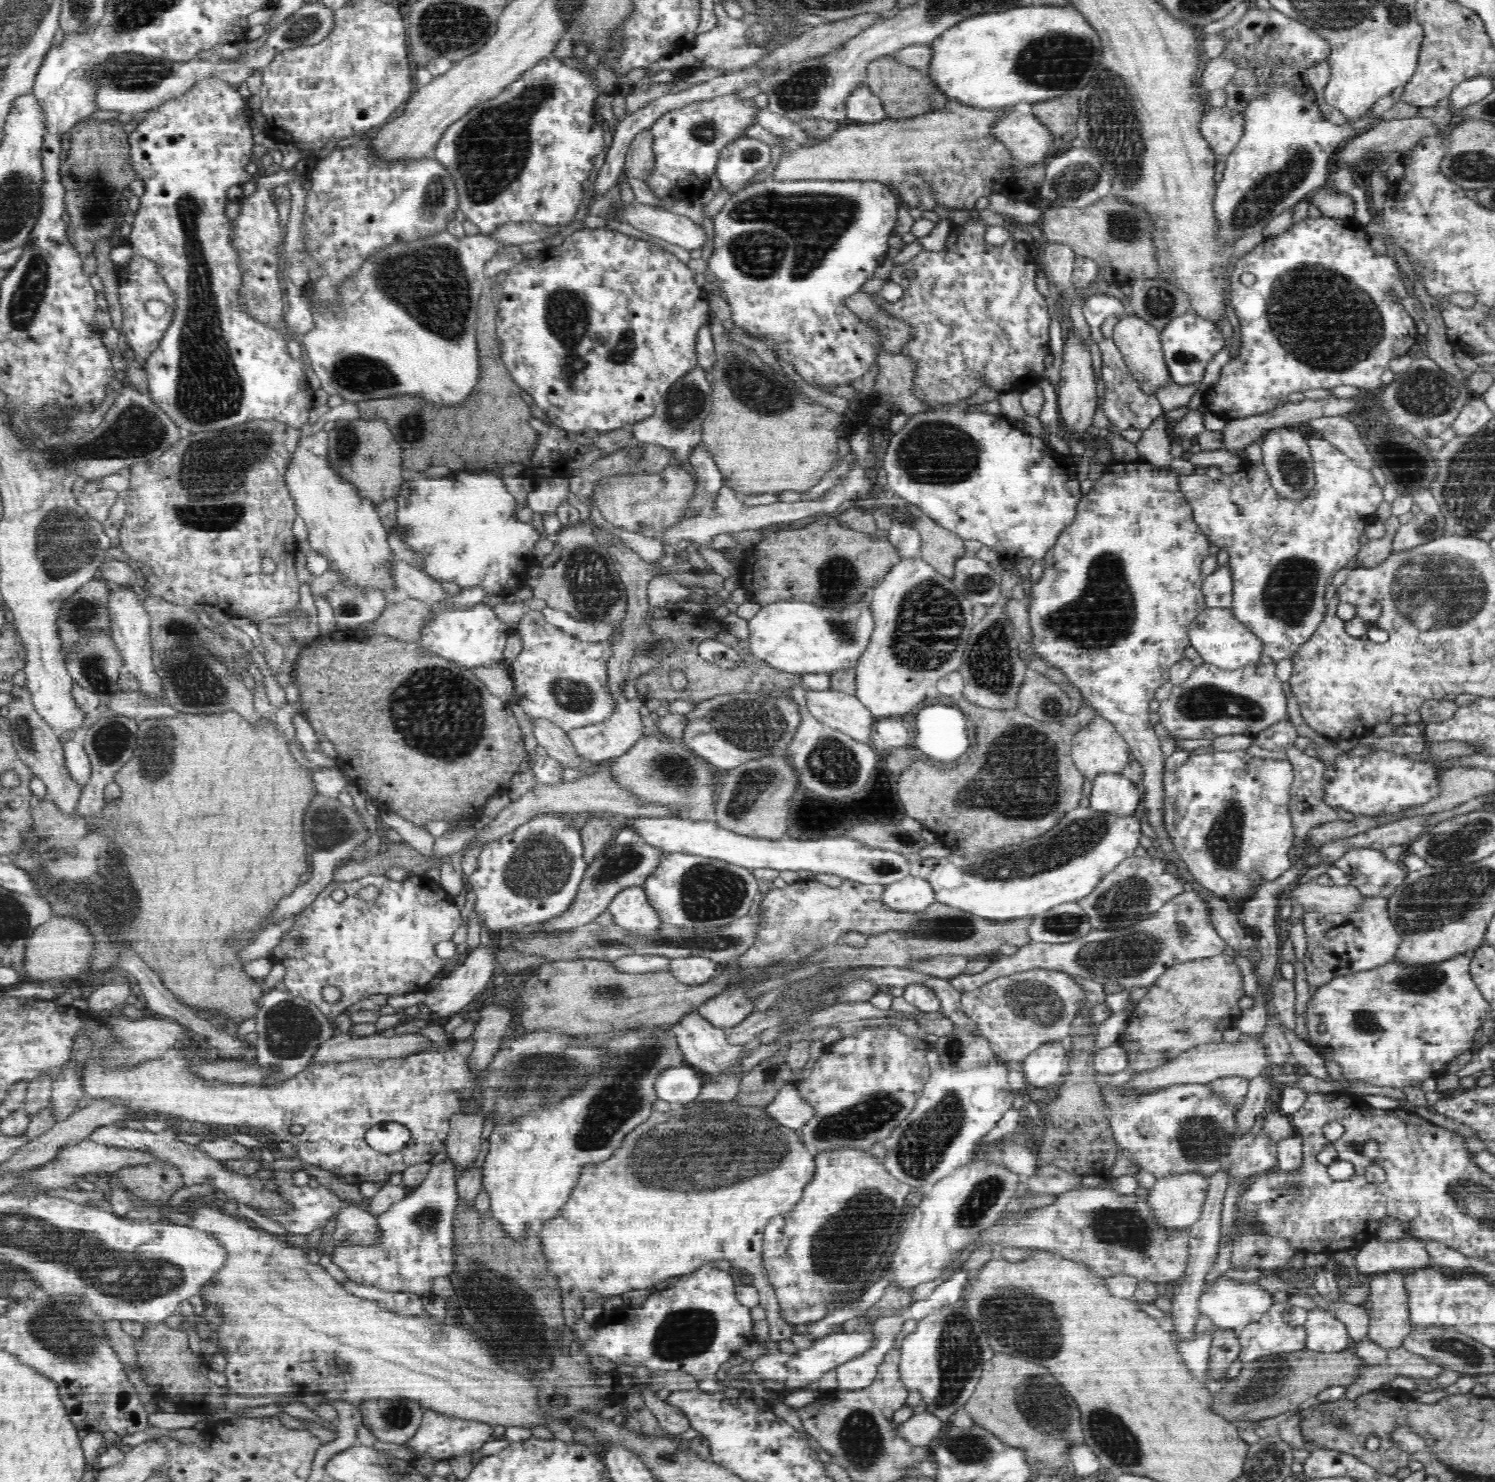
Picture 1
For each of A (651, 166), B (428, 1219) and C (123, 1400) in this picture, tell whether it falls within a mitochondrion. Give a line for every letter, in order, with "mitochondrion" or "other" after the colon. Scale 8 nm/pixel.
A: other
B: mitochondrion
C: other

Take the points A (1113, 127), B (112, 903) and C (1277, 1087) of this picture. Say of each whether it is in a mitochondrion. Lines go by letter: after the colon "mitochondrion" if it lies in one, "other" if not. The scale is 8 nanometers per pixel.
A: mitochondrion
B: mitochondrion
C: other

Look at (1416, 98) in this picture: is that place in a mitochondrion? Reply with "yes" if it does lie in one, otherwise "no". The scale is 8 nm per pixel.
no

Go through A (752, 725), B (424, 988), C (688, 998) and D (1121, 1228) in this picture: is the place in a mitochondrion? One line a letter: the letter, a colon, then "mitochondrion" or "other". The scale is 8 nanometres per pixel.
A: mitochondrion
B: other
C: other
D: mitochondrion

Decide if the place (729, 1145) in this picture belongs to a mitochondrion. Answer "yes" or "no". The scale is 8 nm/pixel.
yes

